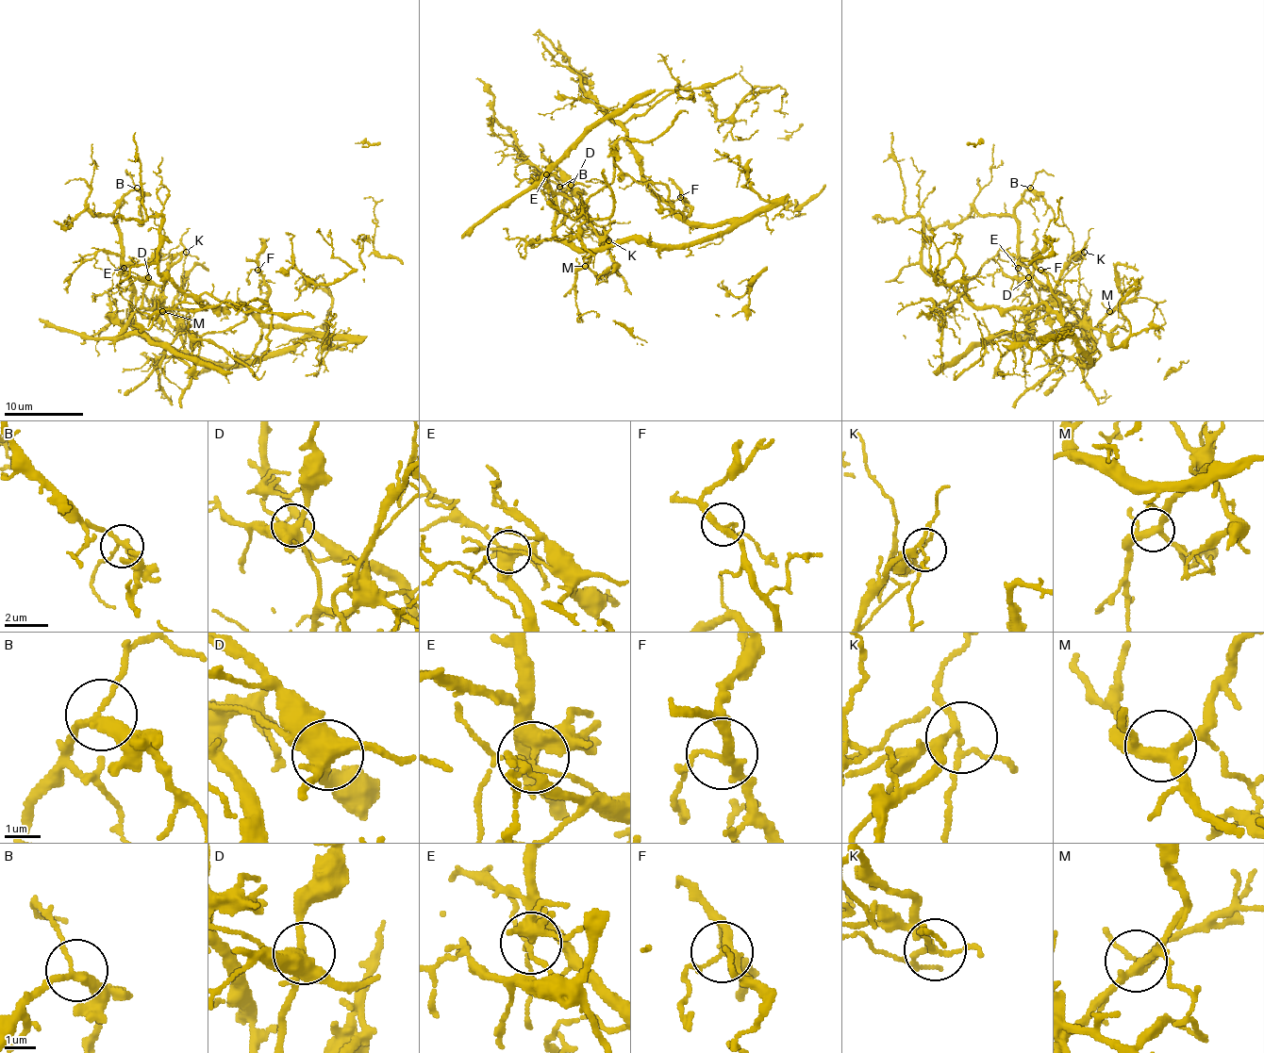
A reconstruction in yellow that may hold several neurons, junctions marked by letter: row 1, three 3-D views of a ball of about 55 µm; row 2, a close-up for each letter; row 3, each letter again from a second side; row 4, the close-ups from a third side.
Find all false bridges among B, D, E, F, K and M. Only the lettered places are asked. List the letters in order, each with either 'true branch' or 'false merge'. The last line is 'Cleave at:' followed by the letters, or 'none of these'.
B: true branch
D: true branch
E: false merge
F: true branch
K: true branch
M: true branch
Cleave at: E

